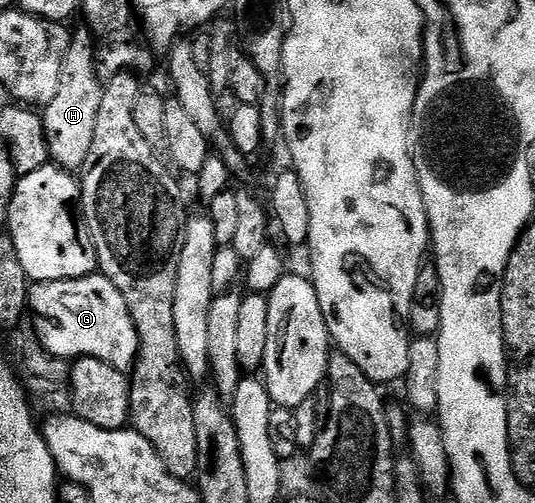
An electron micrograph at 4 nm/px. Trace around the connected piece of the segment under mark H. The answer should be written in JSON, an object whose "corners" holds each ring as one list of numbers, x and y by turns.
{"corners":[[89,32,73,34,68,51,62,54,60,87,52,103,44,106,42,122,46,128,46,143,53,164,67,170,78,171,85,166,88,151,92,151,92,135,96,131,96,111,104,88,94,64,94,45]]}

